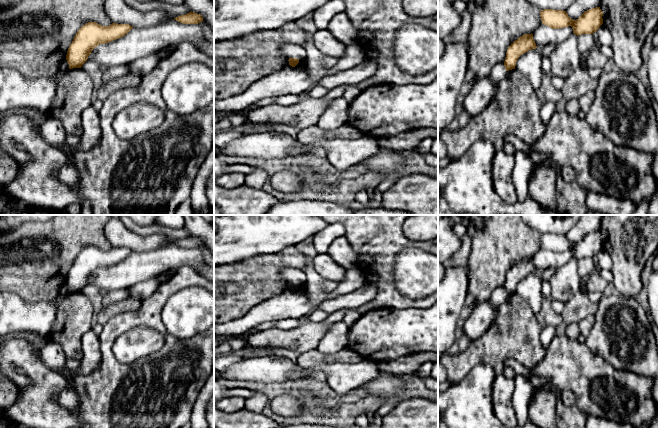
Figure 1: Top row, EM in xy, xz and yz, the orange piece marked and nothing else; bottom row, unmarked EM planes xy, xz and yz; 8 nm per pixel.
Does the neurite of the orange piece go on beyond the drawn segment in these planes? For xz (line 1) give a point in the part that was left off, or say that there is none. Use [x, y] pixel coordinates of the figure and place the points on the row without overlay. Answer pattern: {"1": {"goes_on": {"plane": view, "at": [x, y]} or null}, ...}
{"1": {"goes_on": null}}

